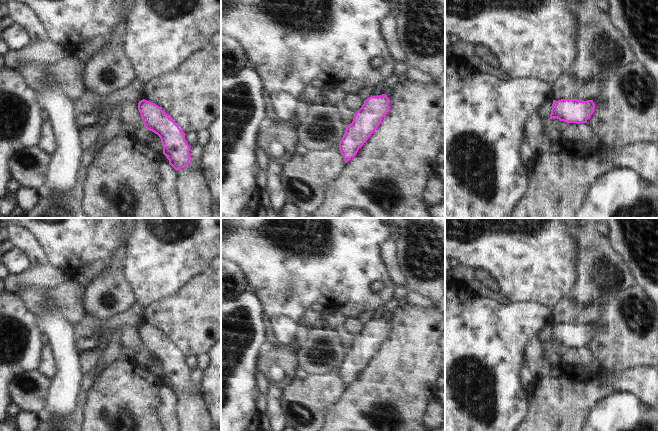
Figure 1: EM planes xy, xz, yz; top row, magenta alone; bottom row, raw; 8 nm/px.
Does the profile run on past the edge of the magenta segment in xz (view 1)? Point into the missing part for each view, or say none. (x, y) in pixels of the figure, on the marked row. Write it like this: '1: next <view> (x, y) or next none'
1: next none

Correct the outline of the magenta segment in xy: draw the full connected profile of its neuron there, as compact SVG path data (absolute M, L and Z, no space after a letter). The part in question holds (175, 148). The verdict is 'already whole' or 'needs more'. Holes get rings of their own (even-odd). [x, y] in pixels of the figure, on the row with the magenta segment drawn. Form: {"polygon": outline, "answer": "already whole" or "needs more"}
{"polygon": "M145 99L139 101L138 110L144 127L157 134L163 146L163 154L169 164L177 171L188 166L191 157L190 146L185 140L185 133L158 105Z", "answer": "already whole"}

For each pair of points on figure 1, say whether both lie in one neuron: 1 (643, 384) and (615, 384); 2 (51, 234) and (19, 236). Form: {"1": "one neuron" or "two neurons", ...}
{"1": "one neuron", "2": "two neurons"}

